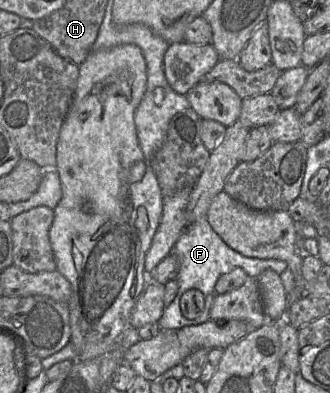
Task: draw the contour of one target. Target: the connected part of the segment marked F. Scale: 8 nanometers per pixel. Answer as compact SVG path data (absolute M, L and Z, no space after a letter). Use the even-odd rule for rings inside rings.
M186 187L171 196L163 197L160 222L145 256L144 269L148 277L154 268L170 253L174 254L179 262L176 277L178 291L157 322L160 330L178 330L186 326L200 325L210 320L209 313L214 300L215 284L221 275L229 273L234 268L241 268L248 276L257 279L264 270L271 269L280 275L288 267L287 263L282 260L246 257L233 250L215 233L205 217L187 226L185 210L191 190L192 187ZM190 289L197 289L205 296L203 312L193 320L186 319L180 310L180 298L184 292Z

